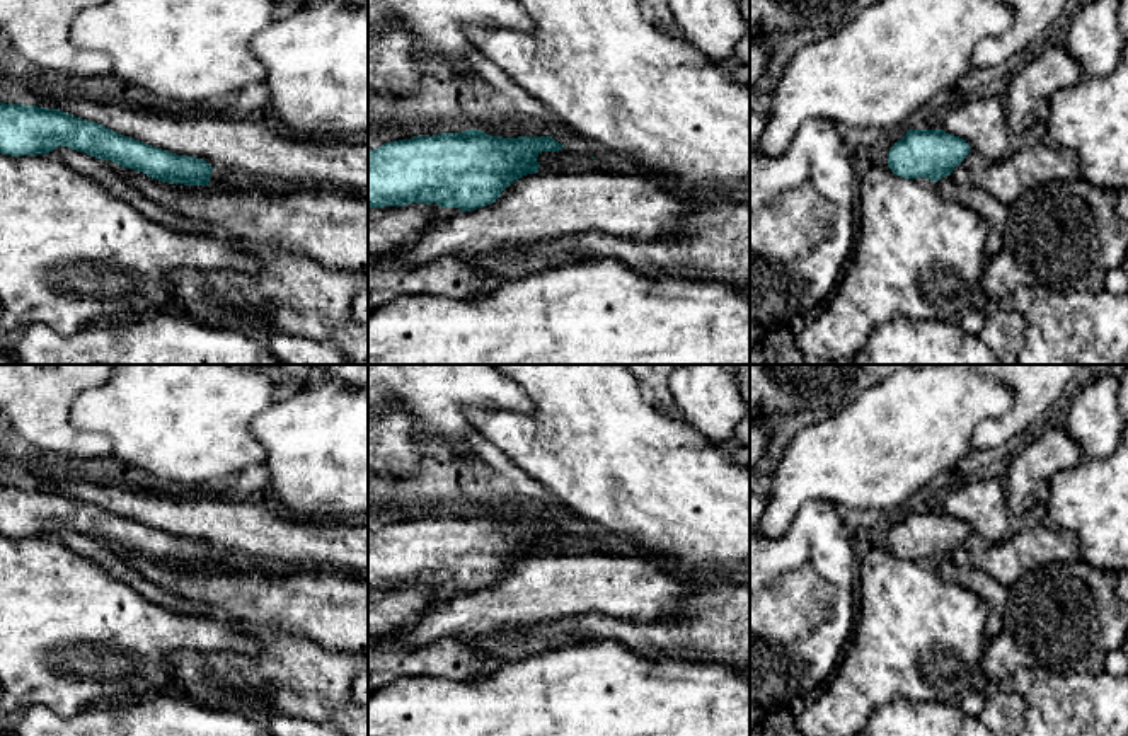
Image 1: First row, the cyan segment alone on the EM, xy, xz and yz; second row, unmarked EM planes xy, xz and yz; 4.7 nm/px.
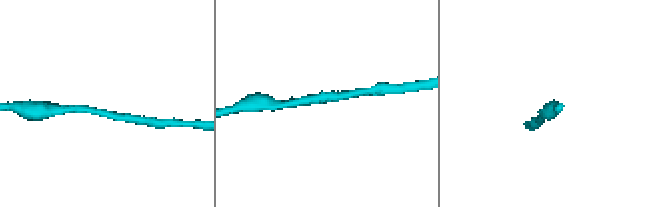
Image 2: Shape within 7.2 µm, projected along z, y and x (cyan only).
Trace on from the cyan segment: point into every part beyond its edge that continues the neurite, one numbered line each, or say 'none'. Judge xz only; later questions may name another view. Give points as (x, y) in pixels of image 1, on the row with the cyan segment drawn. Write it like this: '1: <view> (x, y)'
none

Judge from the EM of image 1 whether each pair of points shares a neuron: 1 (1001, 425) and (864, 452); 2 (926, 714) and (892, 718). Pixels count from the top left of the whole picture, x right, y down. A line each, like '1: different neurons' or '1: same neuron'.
1: different neurons
2: same neuron

